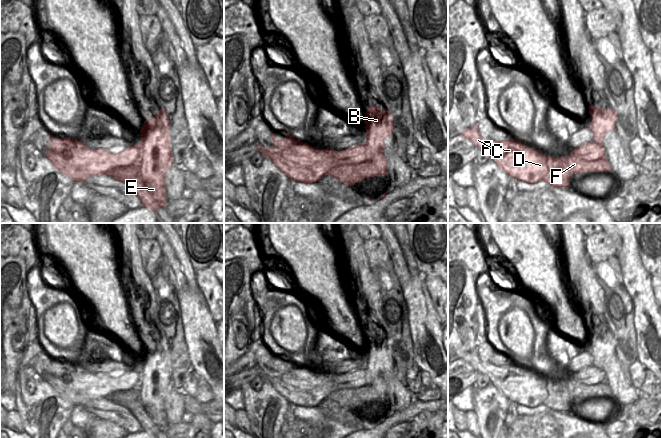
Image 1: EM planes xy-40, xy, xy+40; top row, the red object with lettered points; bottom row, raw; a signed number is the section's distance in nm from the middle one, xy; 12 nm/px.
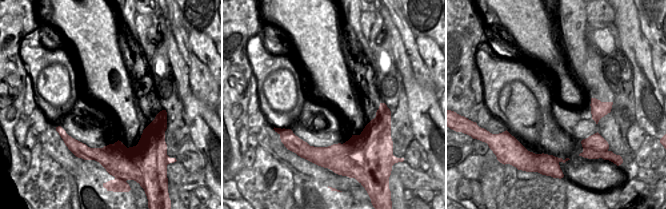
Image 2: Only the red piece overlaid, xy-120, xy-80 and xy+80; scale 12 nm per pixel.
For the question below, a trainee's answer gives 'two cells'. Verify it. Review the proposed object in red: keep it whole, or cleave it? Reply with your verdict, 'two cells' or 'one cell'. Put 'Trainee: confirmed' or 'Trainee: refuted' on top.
Trainee: confirmed
two cells

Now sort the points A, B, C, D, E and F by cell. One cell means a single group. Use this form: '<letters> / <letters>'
A C D / B E F

